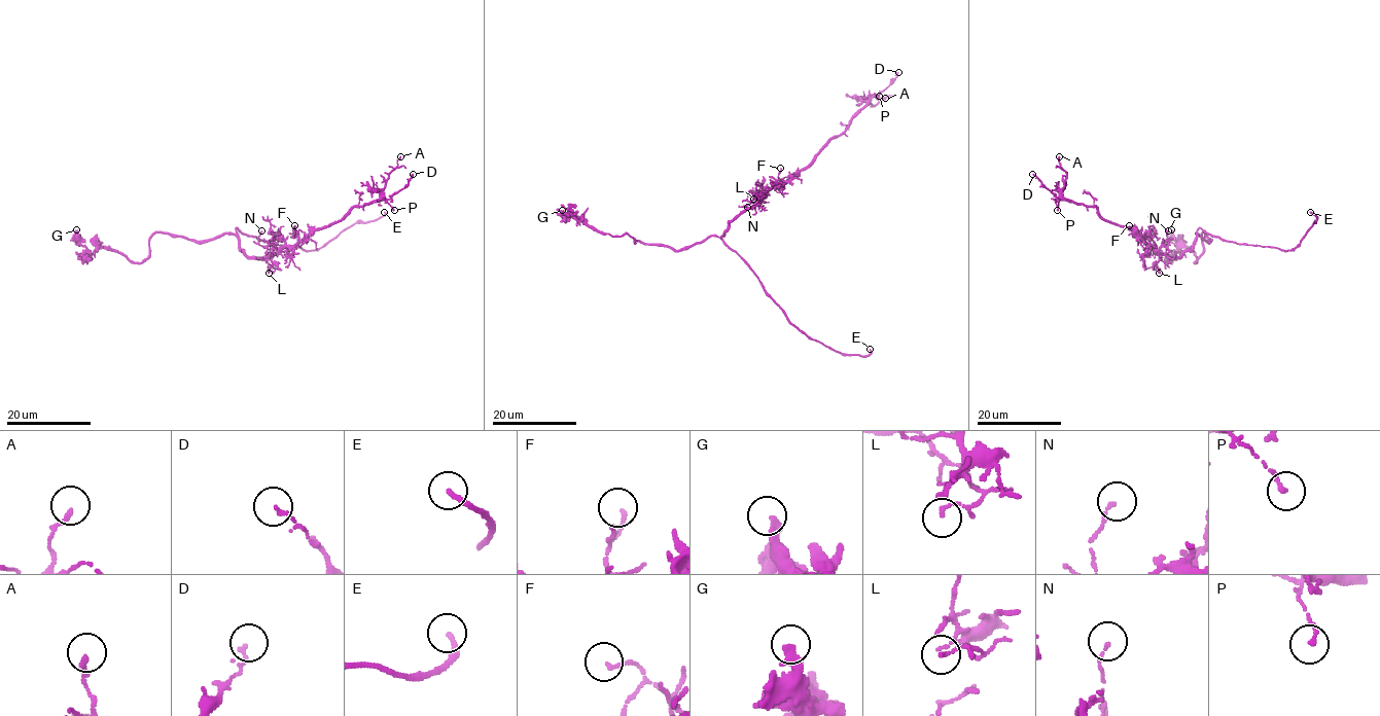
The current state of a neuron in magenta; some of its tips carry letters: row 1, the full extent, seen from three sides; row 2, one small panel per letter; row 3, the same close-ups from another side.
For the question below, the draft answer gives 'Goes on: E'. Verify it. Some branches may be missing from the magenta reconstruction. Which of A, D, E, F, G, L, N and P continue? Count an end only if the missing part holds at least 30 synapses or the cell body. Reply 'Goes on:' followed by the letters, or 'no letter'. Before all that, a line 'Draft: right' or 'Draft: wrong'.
Draft: right
Goes on: E

